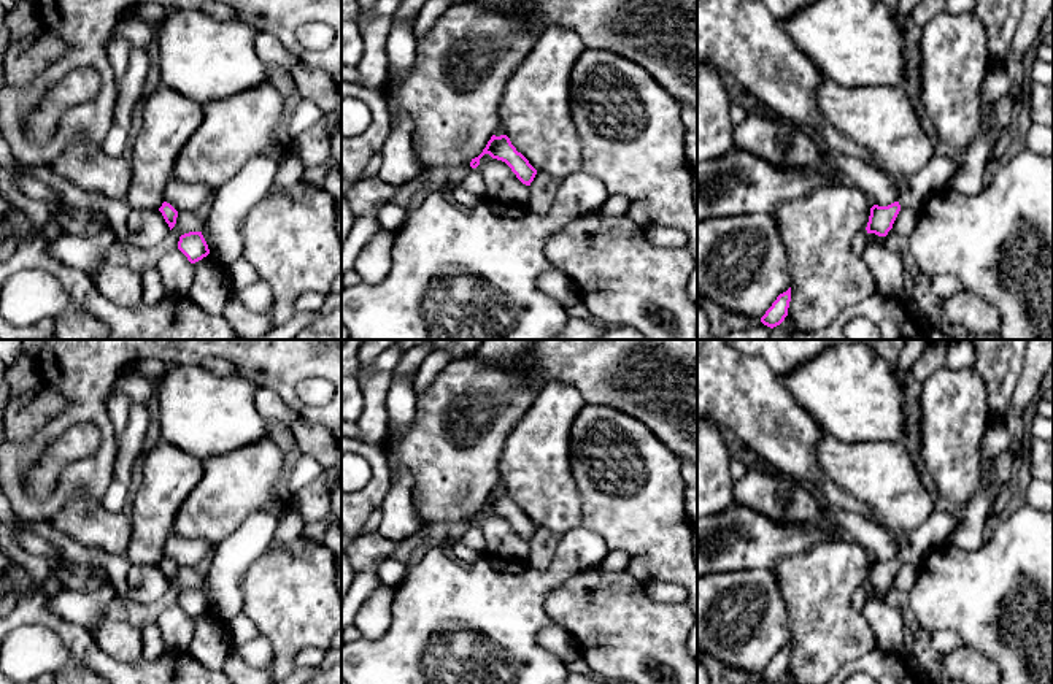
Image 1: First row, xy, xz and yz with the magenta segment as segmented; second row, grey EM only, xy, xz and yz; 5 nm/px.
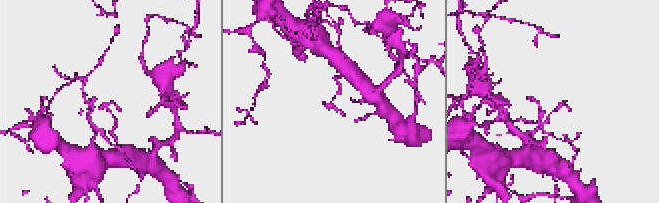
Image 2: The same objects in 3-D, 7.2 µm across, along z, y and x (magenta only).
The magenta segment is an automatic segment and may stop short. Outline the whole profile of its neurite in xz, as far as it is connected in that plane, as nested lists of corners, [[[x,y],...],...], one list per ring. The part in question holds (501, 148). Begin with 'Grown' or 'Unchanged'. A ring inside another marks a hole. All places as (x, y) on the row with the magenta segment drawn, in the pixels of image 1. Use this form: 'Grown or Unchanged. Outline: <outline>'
Unchanged. Outline: [[[492,135],[483,152],[478,157],[472,159],[470,167],[476,168],[480,165],[480,159],[484,154],[489,154],[492,159],[505,162],[516,175],[516,178],[526,186],[530,186],[537,175],[537,170],[521,152],[516,151],[507,135]]]

